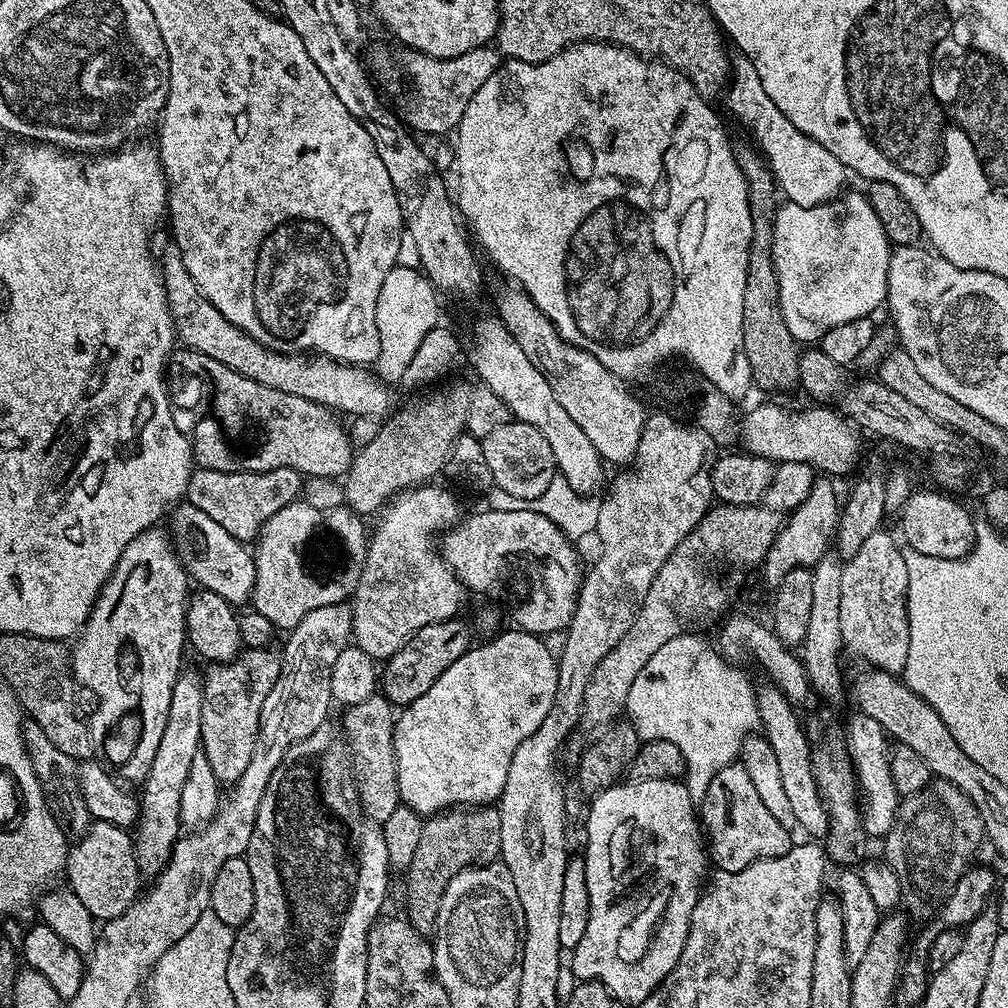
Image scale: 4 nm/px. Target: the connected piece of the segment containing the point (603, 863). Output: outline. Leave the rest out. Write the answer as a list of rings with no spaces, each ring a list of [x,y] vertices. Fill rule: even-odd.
[[[679,779],[621,782],[612,788],[607,788],[604,792],[599,792],[591,803],[588,808],[588,841],[585,842],[584,853],[582,853],[586,870],[586,886],[590,894],[590,914],[586,922],[586,934],[582,934],[582,942],[578,942],[578,946],[571,953],[570,967],[577,981],[596,980],[606,986],[606,990],[615,1000],[621,1000],[625,1006],[639,1006],[671,974],[682,954],[688,937],[688,927],[692,921],[692,911],[700,901],[701,891],[709,875],[710,856],[706,851],[706,840],[702,835],[697,805],[692,804],[685,785]]]

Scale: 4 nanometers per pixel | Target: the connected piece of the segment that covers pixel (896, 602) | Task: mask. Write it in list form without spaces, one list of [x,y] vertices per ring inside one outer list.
[[[881,530],[870,534],[870,538],[866,538],[865,544],[858,550],[858,554],[854,554],[854,558],[850,558],[844,564],[842,570],[842,606],[838,610],[838,622],[842,626],[842,638],[844,639],[845,649],[850,653],[853,652],[860,660],[865,660],[865,665],[871,666],[873,669],[881,672],[890,672],[893,674],[903,673],[906,666],[906,654],[910,650],[910,630],[908,629],[908,579],[906,578],[906,558],[904,557],[901,545],[891,536],[887,530]]]

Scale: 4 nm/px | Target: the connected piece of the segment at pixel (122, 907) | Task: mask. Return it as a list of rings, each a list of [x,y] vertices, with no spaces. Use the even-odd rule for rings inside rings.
[[[95,821],[80,840],[68,849],[66,865],[67,887],[76,895],[78,902],[90,910],[98,922],[118,918],[141,895],[142,877],[136,861],[136,845],[125,829],[110,822]]]

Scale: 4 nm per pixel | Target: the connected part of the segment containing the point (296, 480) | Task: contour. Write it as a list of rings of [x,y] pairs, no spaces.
[[[200,466],[192,473],[186,500],[187,503],[198,506],[198,510],[202,510],[202,514],[210,514],[210,518],[214,518],[214,522],[218,522],[218,526],[222,526],[222,530],[226,530],[226,534],[230,534],[235,540],[252,542],[259,537],[266,522],[270,518],[274,518],[274,514],[278,514],[278,510],[282,510],[288,504],[297,503],[299,496],[296,495],[300,492],[300,483],[302,483],[300,473],[295,472],[292,468],[279,468],[265,472],[223,472]]]

